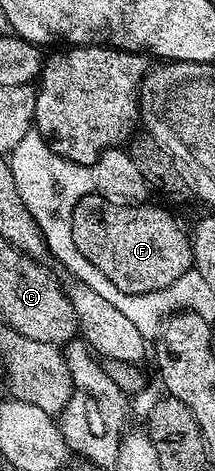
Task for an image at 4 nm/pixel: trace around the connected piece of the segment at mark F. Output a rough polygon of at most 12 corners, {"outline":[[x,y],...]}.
{"outline":[[86,193],[71,243],[125,293],[193,269],[188,230],[162,204]]}

